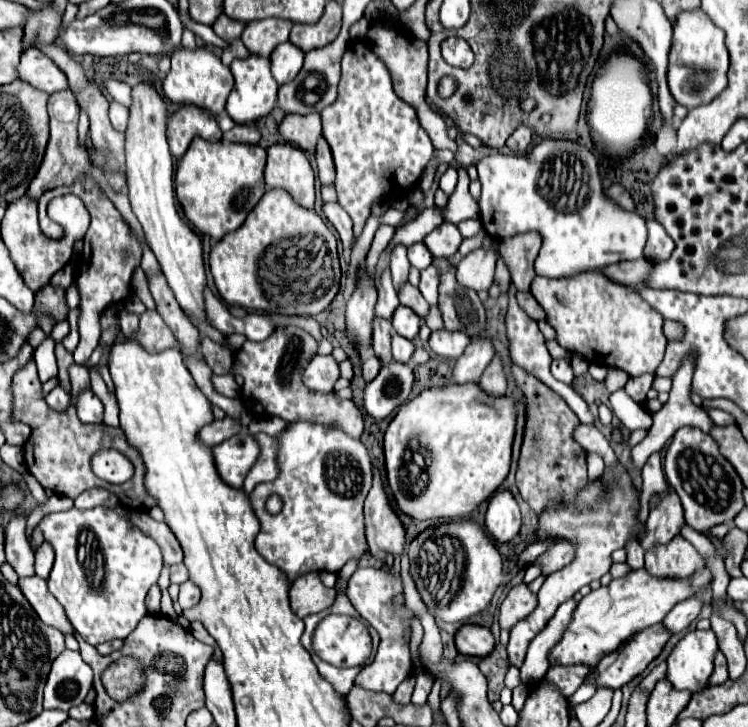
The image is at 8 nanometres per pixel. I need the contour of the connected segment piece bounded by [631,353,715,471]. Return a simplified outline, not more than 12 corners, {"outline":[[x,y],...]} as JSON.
{"outline":[[687,353],[669,401],[653,413],[653,427],[631,451],[637,471],[679,427],[711,433],[707,411],[691,401],[695,353]]}

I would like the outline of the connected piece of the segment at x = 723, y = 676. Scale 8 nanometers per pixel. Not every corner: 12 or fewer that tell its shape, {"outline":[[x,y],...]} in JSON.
{"outline":[[723,653],[715,657],[715,671],[709,685],[719,685],[729,679]]}

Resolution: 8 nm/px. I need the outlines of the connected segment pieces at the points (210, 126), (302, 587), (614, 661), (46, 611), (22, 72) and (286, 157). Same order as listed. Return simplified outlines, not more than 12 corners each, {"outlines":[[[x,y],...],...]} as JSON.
{"outlines":[[[183,105],[167,119],[171,155],[183,157],[191,139],[221,139],[213,113]],[[317,573],[299,577],[289,591],[291,609],[305,619],[333,605],[337,591]],[[661,623],[601,659],[587,679],[621,689],[647,669],[671,635]],[[37,575],[19,579],[45,625],[73,633],[63,607]],[[39,49],[21,55],[19,79],[49,95],[69,89],[65,73]],[[299,147],[267,149],[265,183],[313,209],[315,173]]]}

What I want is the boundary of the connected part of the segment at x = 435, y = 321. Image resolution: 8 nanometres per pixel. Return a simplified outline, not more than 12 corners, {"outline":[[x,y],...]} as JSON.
{"outline":[[431,307],[427,325],[431,331],[443,329],[443,317],[437,307]]}

